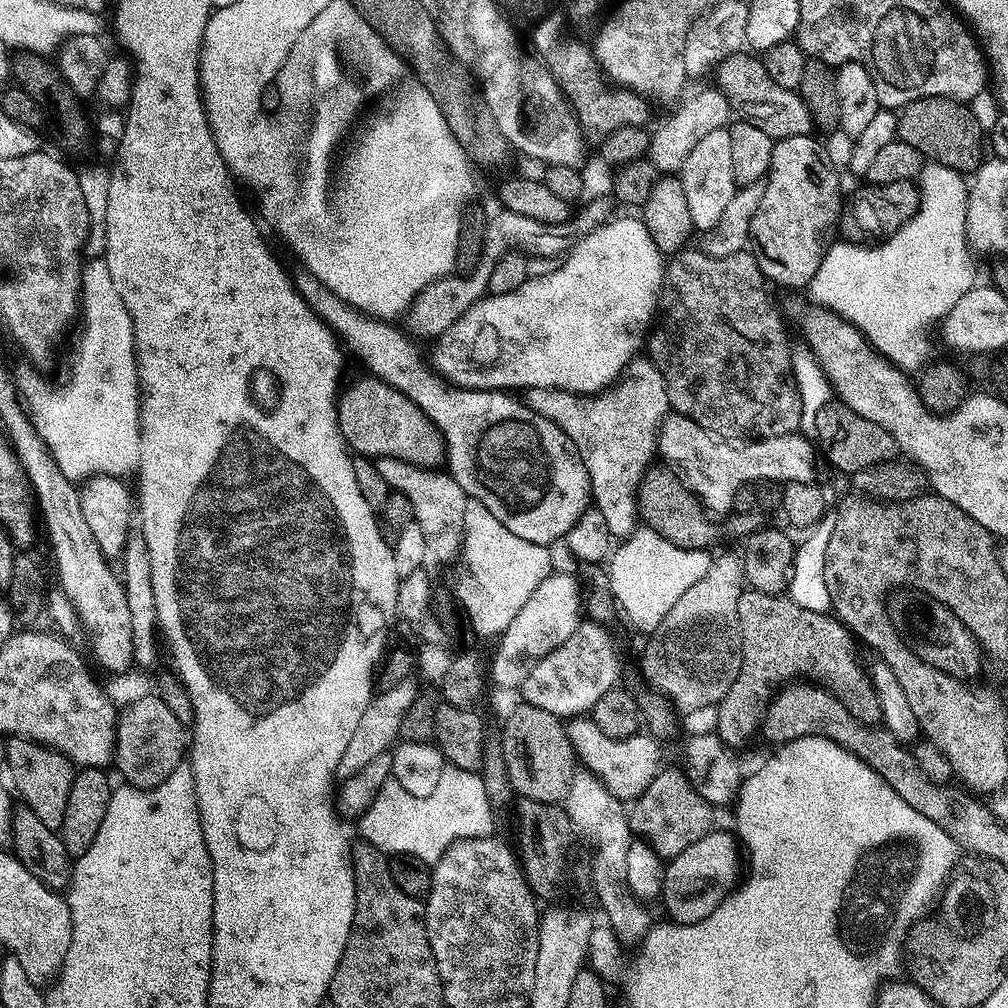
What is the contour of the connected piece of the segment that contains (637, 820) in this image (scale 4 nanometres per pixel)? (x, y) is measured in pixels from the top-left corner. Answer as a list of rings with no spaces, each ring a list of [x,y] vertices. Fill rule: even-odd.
[[[661,767],[654,782],[646,786],[639,798],[631,801],[628,812],[628,825],[632,827],[633,833],[648,840],[662,858],[681,854],[686,846],[693,845],[714,828],[714,808],[689,780],[687,771],[683,767],[680,768]]]

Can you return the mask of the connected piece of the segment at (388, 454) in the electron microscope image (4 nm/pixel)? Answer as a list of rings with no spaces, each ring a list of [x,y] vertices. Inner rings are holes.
[[[375,378],[360,380],[338,404],[340,433],[357,456],[394,458],[416,468],[436,470],[445,463],[446,445],[440,427],[406,394]]]

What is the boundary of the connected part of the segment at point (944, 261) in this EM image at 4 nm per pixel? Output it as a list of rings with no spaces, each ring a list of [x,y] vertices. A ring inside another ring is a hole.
[[[935,162],[925,163],[918,177],[920,205],[914,214],[893,236],[879,246],[857,246],[852,242],[836,242],[829,248],[818,274],[814,274],[810,293],[819,305],[837,312],[849,320],[865,338],[897,368],[916,370],[925,363],[928,340],[924,331],[928,324],[943,321],[945,314],[974,286],[972,280],[973,253],[968,246],[966,230],[966,206],[969,181],[950,166]]]

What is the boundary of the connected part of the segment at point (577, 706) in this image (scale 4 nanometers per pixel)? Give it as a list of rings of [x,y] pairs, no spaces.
[[[580,623],[574,634],[570,634],[570,638],[566,638],[562,646],[546,654],[546,658],[539,660],[534,670],[530,670],[530,674],[518,689],[519,695],[524,695],[521,696],[523,703],[538,706],[542,710],[550,710],[550,714],[561,718],[580,718],[591,713],[594,702],[598,702],[598,698],[602,698],[606,690],[617,687],[619,681],[616,679],[620,676],[620,662],[616,658],[616,648],[612,645],[612,636],[608,631],[603,624]]]

